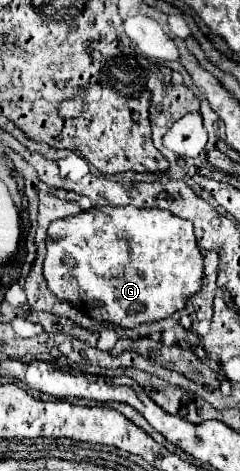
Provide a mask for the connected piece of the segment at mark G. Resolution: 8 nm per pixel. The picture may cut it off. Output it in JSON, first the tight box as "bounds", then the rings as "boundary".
{"bounds":[44,207,202,327],"boundary":[[[92,207],[74,217],[52,221],[46,237],[48,255],[44,259],[44,277],[58,299],[72,303],[90,317],[120,327],[158,321],[180,311],[186,301],[202,287],[202,253],[196,245],[194,227],[164,209],[128,207]]]}

